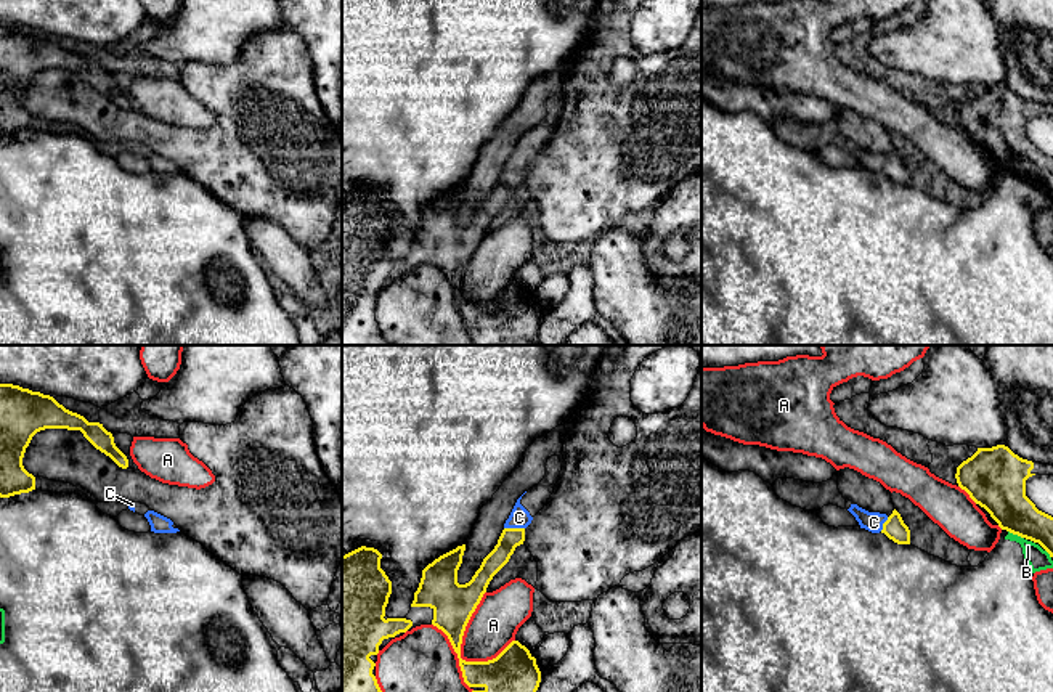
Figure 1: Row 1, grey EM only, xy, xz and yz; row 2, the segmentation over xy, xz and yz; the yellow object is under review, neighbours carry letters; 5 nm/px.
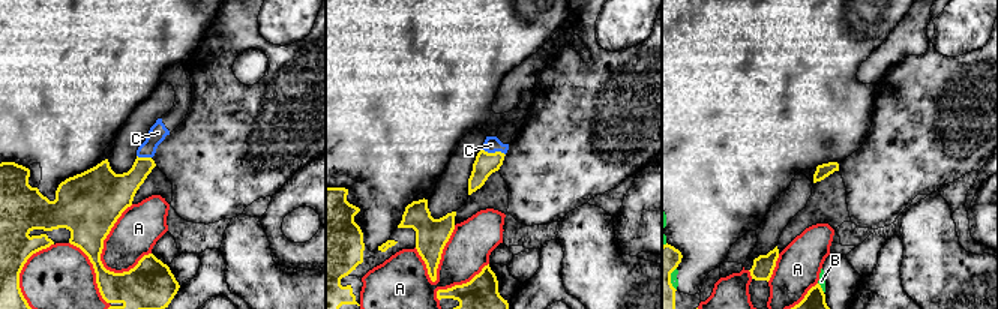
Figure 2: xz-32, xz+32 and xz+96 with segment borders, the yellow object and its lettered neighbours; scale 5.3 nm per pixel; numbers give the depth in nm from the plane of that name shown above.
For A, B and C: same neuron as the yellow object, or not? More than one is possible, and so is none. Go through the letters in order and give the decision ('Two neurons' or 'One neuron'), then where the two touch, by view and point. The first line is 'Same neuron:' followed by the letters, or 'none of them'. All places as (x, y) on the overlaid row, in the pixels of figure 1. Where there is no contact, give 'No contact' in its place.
Same neuron: C
A: Two neurons. Touches yellow at xz (461, 639)
B: Two neurons. Touches yellow at yz (1016, 533)
C: One neuron. Touches yellow at xz (514, 529)

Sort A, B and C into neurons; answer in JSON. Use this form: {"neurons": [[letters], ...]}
{"neurons": [["A"], ["B"], ["C"]]}

